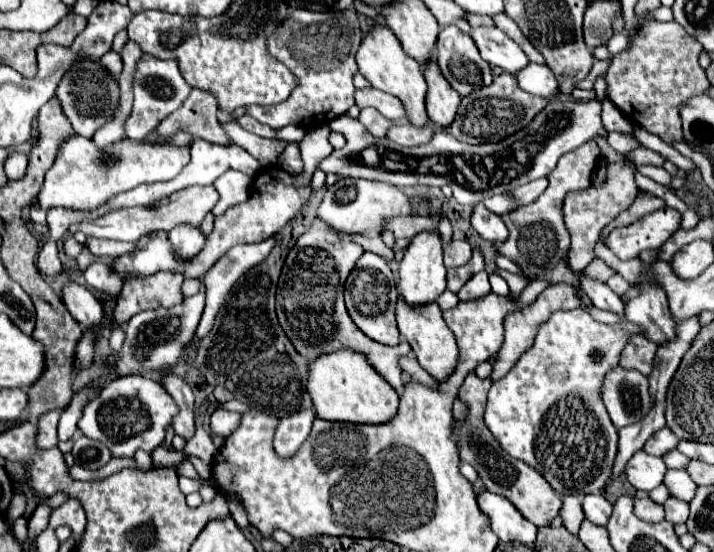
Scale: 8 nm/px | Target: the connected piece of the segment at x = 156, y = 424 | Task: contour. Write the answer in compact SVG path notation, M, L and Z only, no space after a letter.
M126 375L110 381L98 397L84 405L78 429L96 441L102 441L114 457L132 457L136 449L152 451L164 441L166 427L172 423L172 417L178 413L176 403L164 391L158 381Z

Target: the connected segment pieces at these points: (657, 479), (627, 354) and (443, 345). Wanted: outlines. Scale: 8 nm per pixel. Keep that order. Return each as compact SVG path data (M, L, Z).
M638 451L626 465L626 477L634 489L652 491L664 479L666 465L660 457L650 457L646 451Z
M636 335L632 337L632 341L626 345L626 349L622 351L620 357L620 365L624 369L636 369L640 371L644 377L650 377L652 367L654 367L654 355L656 355L658 345L654 345L652 341L646 341L646 337Z
M402 297L398 299L398 307L396 307L396 321L398 321L398 329L402 333L402 337L410 343L418 363L438 381L444 383L452 371L456 369L458 363L458 345L456 345L456 337L454 333L448 329L448 325L442 319L442 311L436 303L430 305L422 305L422 307L414 307L410 309Z

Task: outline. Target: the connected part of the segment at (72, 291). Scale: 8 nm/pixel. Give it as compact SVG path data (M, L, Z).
M66 283L64 285L64 305L70 311L70 315L84 325L84 329L90 329L90 325L98 325L102 321L102 305L92 295L90 289L78 283Z

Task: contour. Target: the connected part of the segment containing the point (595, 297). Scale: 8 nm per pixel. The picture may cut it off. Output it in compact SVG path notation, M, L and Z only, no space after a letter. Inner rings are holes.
M584 279L582 287L586 291L586 295L590 297L590 303L598 309L604 311L612 311L618 317L624 317L624 303L618 295L614 295L614 291L610 291L604 283L600 281L592 281L592 279Z

